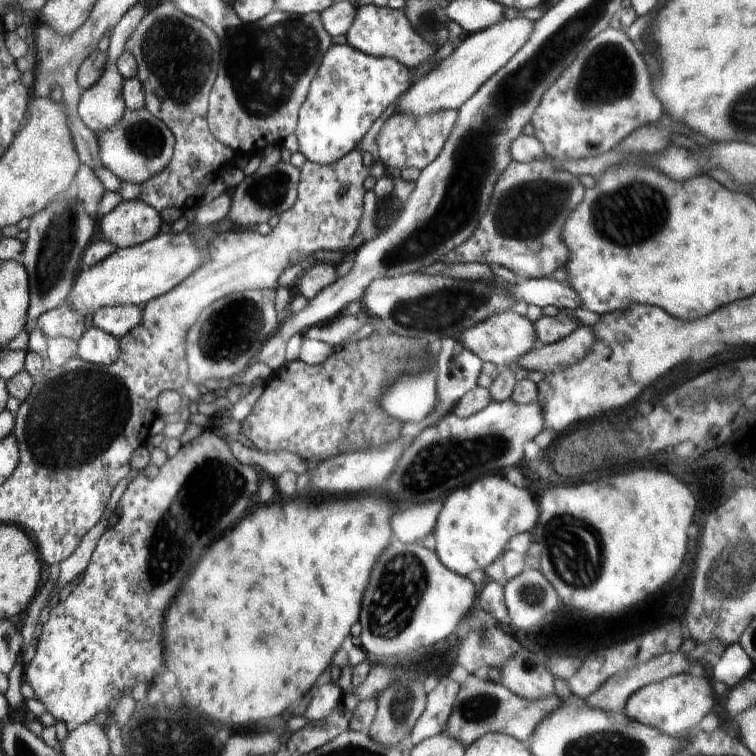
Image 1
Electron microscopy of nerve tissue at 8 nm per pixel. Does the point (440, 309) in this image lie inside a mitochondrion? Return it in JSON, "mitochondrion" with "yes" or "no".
{"mitochondrion":"yes"}

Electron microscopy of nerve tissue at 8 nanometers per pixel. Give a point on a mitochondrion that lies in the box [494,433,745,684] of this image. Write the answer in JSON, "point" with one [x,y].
{"point":[578,549]}

